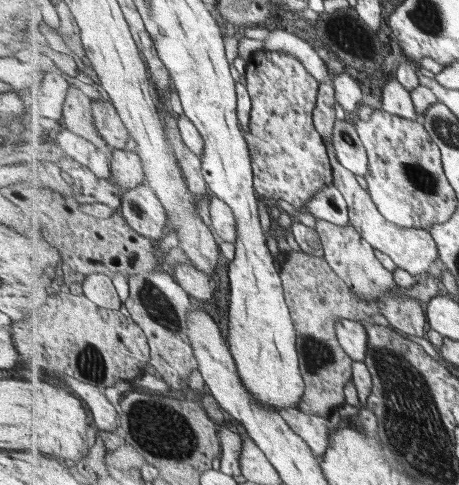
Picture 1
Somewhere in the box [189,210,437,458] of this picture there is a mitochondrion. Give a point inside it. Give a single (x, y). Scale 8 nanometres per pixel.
(320, 357)

